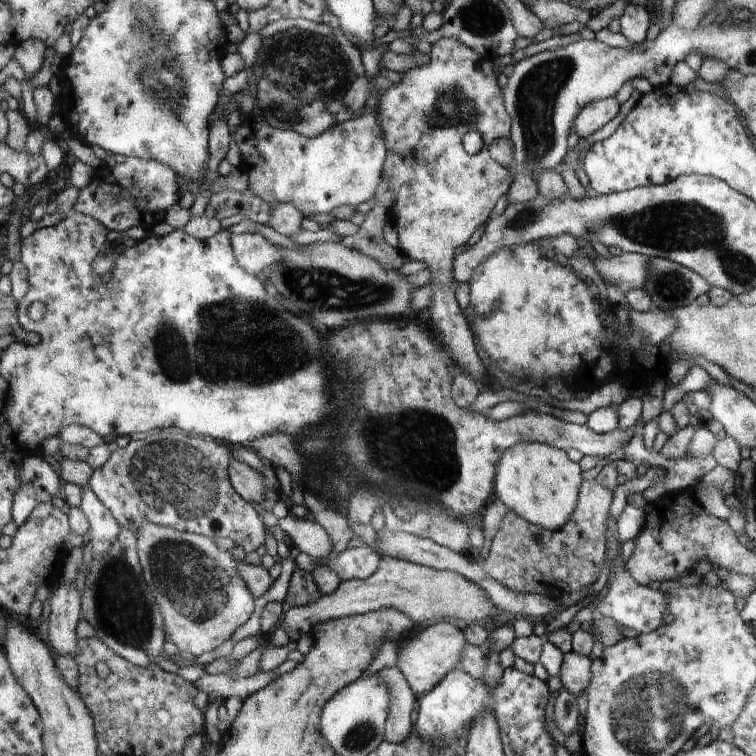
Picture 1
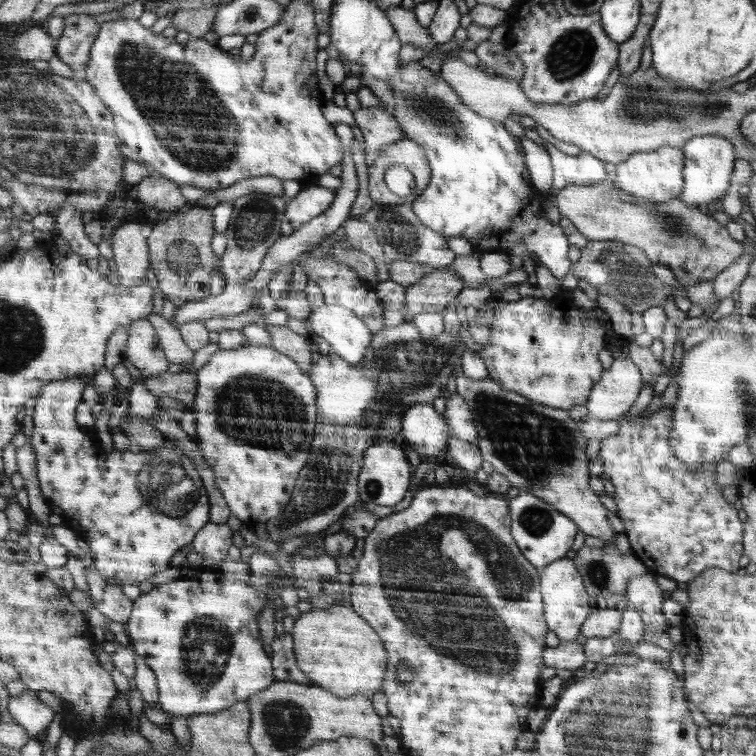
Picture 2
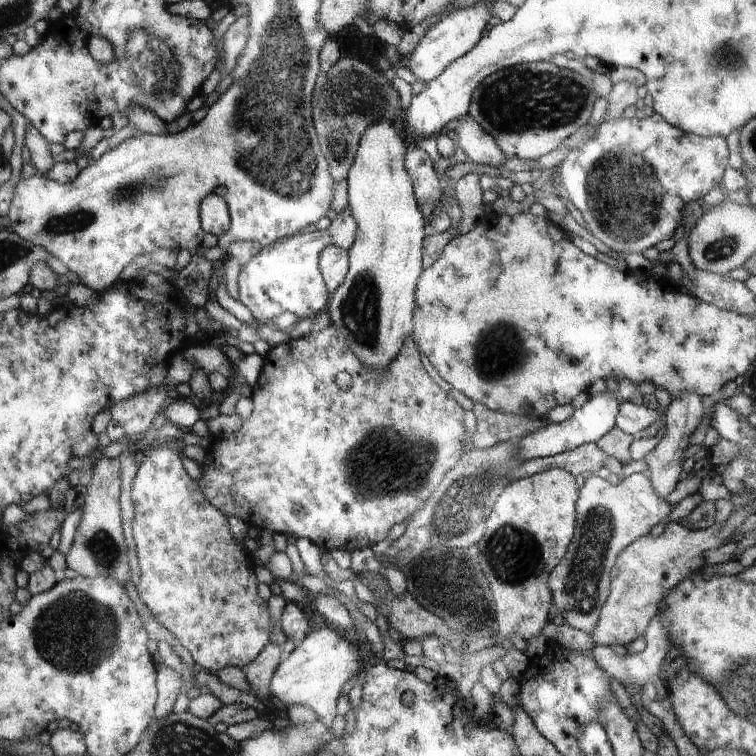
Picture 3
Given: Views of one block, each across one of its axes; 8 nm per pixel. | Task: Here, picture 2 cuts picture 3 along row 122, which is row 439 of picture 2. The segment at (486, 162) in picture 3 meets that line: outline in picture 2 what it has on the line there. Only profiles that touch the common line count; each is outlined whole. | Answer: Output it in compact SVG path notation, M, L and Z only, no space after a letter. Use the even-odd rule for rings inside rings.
M454 393L446 396L444 416L452 436L475 444L478 430L473 415L467 402L459 394Z

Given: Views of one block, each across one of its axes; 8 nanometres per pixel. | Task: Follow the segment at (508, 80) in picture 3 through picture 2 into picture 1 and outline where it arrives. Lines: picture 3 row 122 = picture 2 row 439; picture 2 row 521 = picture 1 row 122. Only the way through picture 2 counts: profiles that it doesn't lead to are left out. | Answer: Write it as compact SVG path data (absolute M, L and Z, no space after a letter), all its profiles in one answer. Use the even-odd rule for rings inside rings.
M612 97L606 100L594 100L586 104L574 120L574 131L579 138L588 138L592 132L599 131L622 111L622 106Z

